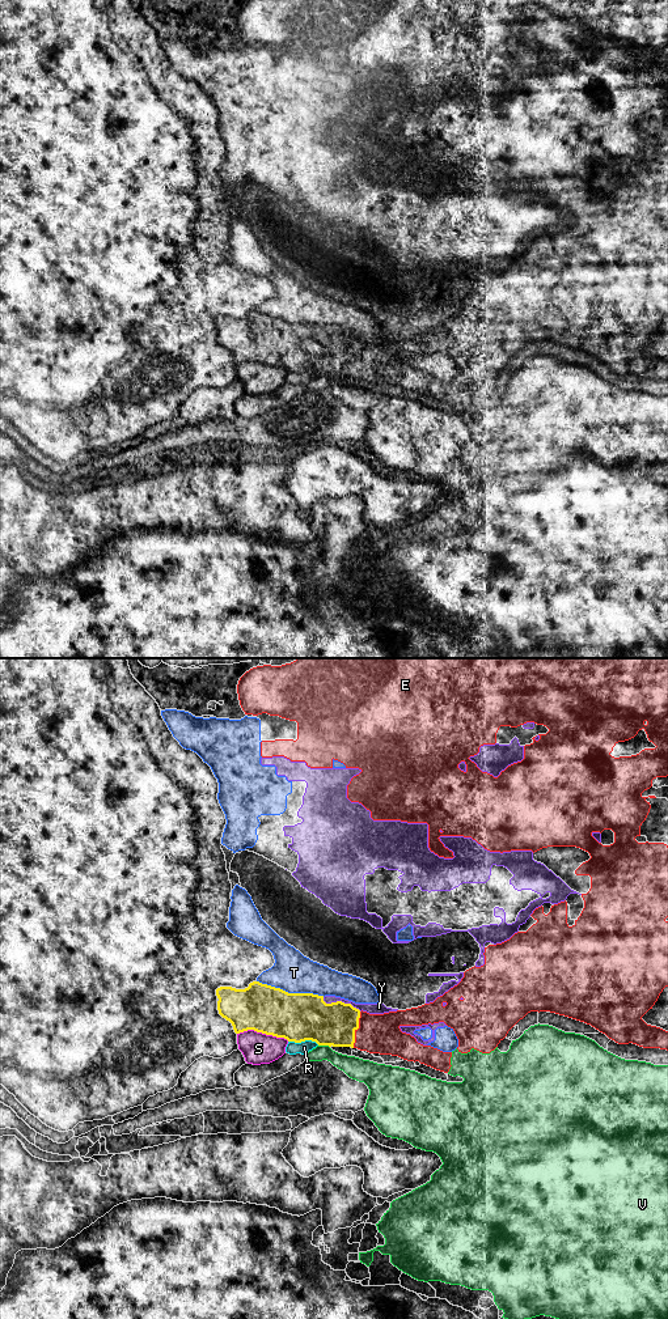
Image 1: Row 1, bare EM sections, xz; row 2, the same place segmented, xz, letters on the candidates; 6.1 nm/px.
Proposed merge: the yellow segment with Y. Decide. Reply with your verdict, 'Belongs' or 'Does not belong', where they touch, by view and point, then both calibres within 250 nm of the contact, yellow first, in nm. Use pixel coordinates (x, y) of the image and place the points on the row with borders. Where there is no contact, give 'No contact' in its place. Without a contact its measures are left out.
Does not belong. Touches yellow at xz (341, 1001). Thickness 280 nm (yellow) against 70 nm

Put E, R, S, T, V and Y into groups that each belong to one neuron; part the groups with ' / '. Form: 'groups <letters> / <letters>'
groups E / R / S / T Y / V

